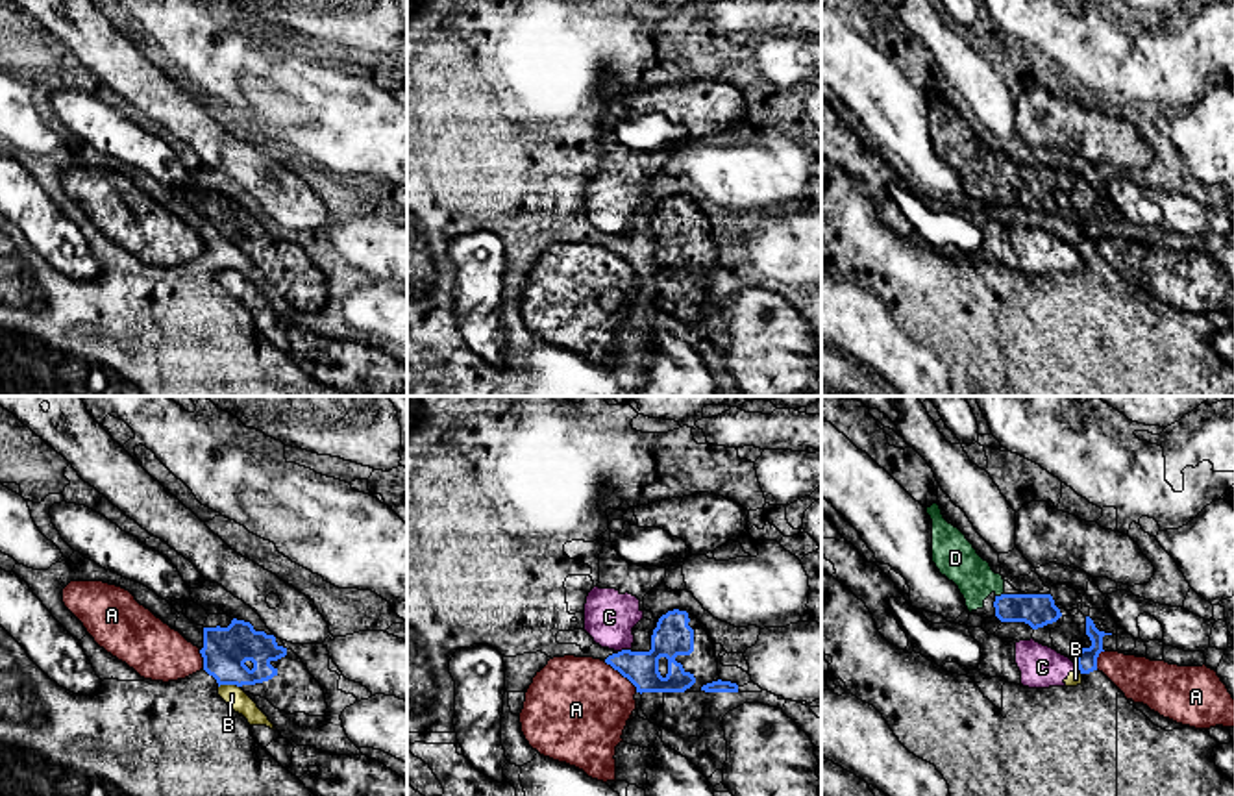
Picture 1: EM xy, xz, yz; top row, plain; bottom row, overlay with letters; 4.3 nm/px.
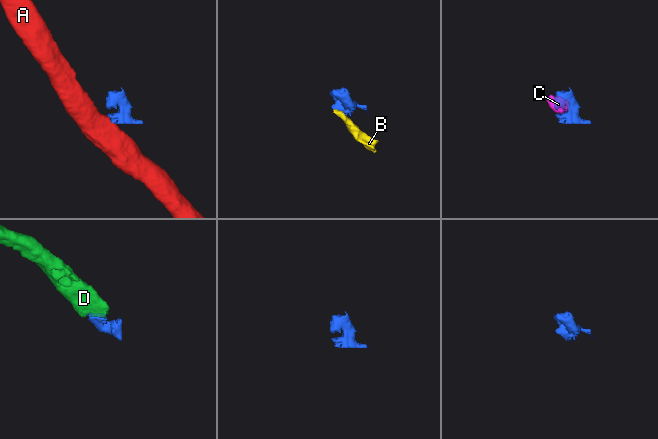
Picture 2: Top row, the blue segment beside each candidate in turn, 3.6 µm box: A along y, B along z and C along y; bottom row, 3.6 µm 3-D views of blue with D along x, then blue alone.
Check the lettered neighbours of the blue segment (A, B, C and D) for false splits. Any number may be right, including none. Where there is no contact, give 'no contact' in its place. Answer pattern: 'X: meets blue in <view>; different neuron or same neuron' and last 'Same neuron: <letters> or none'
A: meets blue in xz; different neuron
B: meets blue in xy; different neuron
C: meets blue in xz; different neuron
D: meets blue in yz; same neuron
Same neuron: D

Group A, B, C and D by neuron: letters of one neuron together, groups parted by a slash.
A / B C / D

